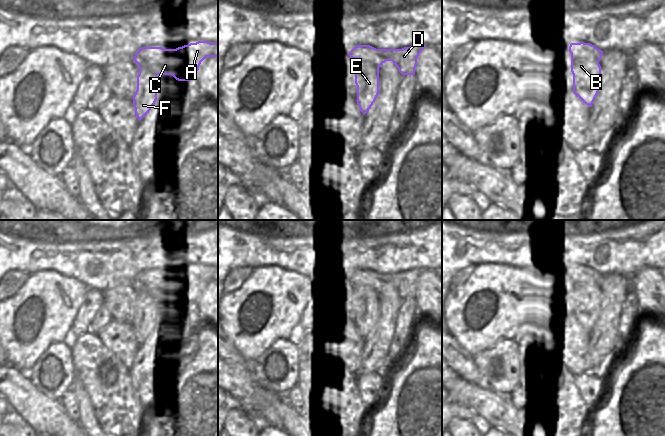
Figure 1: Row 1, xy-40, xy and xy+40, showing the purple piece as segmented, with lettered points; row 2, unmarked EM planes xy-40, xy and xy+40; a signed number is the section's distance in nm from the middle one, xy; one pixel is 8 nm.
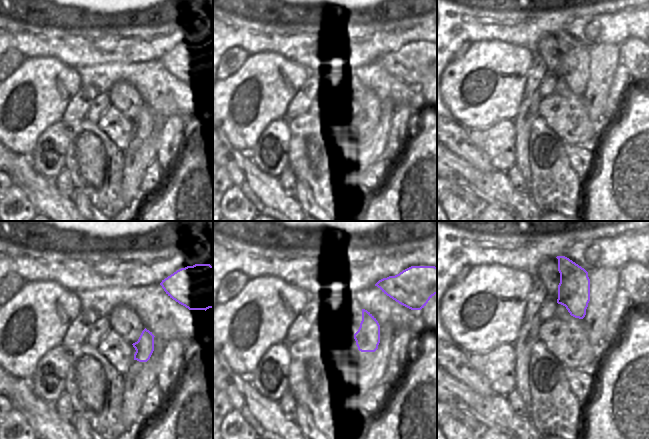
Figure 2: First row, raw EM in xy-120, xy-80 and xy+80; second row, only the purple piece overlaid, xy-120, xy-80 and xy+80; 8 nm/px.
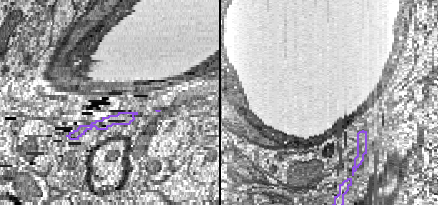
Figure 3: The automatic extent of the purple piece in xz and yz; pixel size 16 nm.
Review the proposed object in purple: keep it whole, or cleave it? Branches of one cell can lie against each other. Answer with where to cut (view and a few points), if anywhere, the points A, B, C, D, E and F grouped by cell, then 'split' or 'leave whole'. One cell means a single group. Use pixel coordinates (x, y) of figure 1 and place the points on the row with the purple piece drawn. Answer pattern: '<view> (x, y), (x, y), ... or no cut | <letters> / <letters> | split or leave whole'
xy+40 (571, 53), (574, 56), (595, 56), (599, 60) | A C D / B E F | split

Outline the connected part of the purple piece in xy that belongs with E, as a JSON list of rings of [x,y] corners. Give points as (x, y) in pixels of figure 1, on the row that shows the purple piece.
[[[368,61],[355,62],[357,104],[365,115],[379,94],[379,69]]]

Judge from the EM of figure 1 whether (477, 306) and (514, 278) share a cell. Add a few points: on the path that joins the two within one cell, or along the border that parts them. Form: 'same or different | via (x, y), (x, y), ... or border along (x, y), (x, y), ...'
same | via (486, 306), (505, 287)

